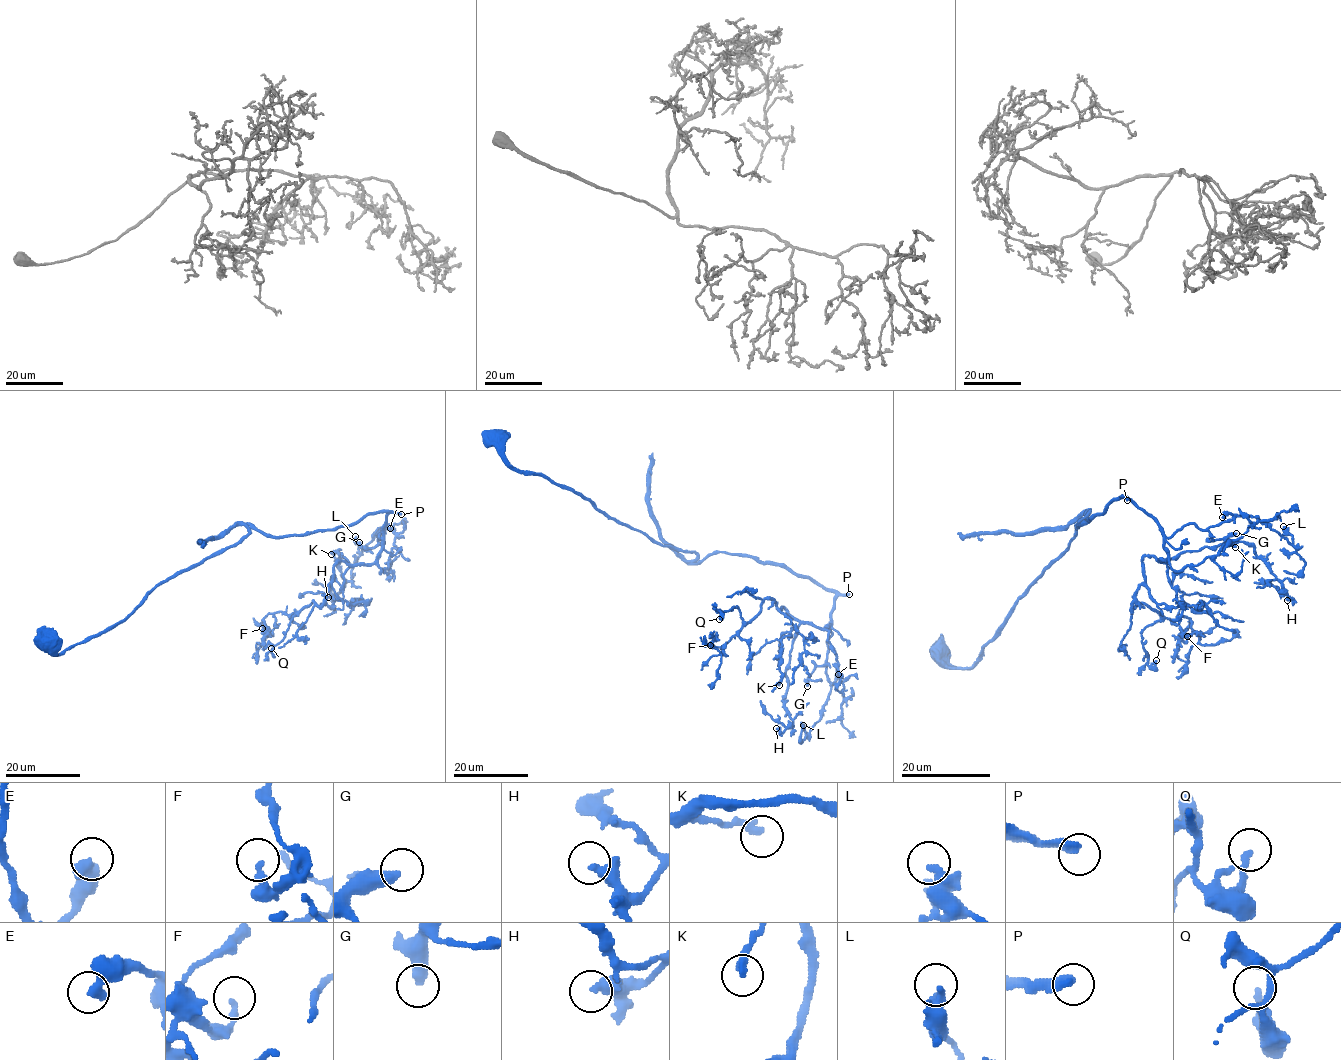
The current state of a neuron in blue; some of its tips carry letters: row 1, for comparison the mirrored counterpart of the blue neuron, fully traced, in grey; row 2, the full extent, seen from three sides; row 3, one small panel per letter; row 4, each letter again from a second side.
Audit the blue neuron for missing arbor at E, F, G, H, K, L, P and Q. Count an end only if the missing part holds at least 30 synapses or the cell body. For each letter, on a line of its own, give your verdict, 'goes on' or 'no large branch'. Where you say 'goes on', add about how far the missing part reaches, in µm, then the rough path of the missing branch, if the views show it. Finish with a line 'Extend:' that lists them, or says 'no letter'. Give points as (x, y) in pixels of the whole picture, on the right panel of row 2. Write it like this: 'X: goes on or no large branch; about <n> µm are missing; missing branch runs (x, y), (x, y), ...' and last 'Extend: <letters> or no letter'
E: no large branch
F: no large branch
G: no large branch
H: no large branch
K: no large branch
L: no large branch
P: goes on; about 90 µm are missing; missing branch runs (1127, 500), (1115, 508), (1128, 563), (1198, 621), (1231, 613), (1232, 628), (1219, 631)
Q: no large branch
Extend: P

